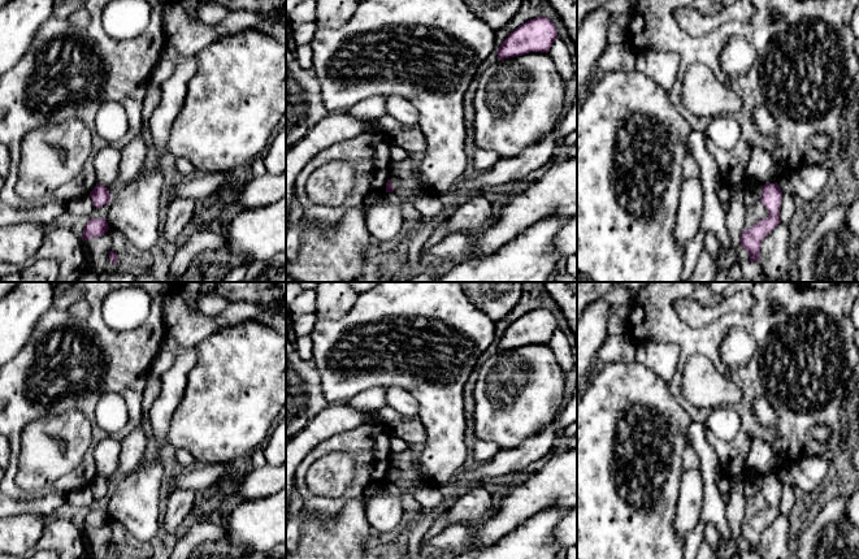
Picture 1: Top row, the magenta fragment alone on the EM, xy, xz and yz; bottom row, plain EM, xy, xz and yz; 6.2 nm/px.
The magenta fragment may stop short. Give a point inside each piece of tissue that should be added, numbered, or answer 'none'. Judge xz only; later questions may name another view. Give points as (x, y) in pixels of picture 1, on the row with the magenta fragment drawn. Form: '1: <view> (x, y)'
none

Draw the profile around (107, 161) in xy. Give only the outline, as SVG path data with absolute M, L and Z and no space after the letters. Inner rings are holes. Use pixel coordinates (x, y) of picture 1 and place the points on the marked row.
M107 146L99 150L94 157L94 168L96 173L96 182L101 186L109 187L118 177L121 162L121 150L113 146Z

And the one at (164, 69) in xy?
M161 58L152 70L151 82L160 86L174 73L174 69L175 65L172 61Z

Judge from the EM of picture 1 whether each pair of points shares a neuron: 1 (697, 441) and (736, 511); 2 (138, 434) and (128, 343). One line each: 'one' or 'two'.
1: two
2: two

